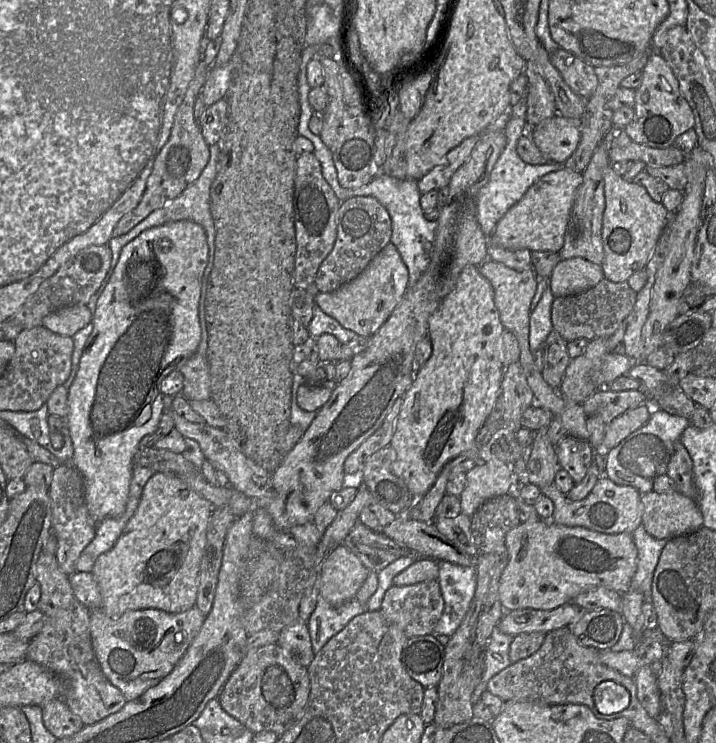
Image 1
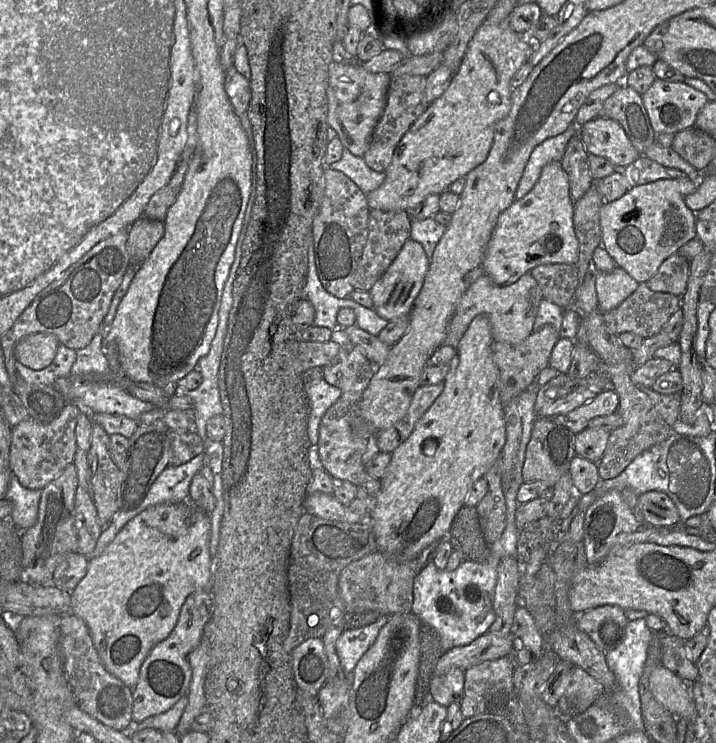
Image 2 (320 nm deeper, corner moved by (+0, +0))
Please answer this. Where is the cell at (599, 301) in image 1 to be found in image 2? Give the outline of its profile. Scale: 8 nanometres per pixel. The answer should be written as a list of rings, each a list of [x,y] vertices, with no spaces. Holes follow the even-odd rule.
[[[639,283],[637,289],[618,307],[608,312],[602,312],[608,329],[616,335],[631,332],[643,339],[659,333],[671,315],[681,309],[681,297],[666,292],[651,290],[646,283]]]

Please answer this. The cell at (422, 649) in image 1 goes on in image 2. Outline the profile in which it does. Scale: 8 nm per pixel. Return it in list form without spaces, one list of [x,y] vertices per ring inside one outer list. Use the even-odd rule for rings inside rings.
[[[453,668],[444,675],[432,675],[430,699],[445,707],[452,703],[460,703],[464,695],[464,681],[464,672],[459,668]]]

